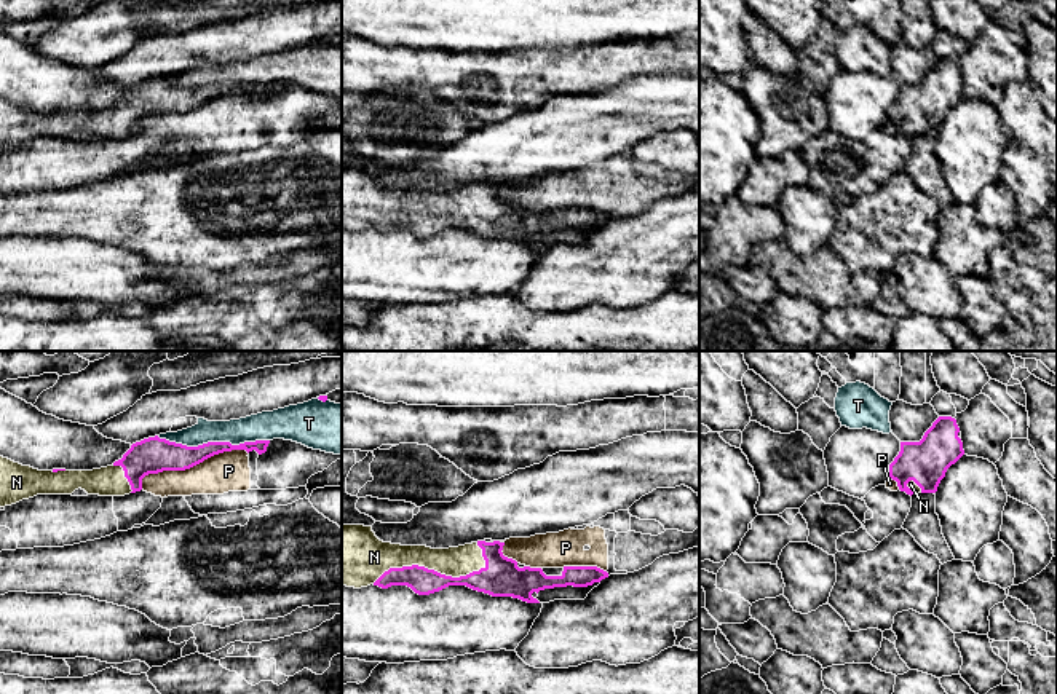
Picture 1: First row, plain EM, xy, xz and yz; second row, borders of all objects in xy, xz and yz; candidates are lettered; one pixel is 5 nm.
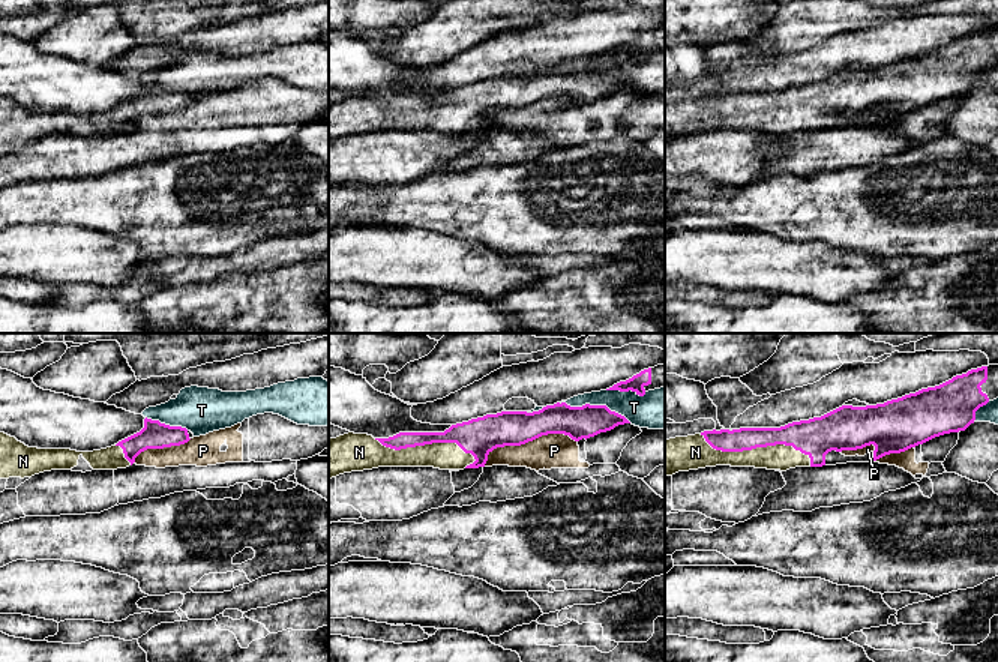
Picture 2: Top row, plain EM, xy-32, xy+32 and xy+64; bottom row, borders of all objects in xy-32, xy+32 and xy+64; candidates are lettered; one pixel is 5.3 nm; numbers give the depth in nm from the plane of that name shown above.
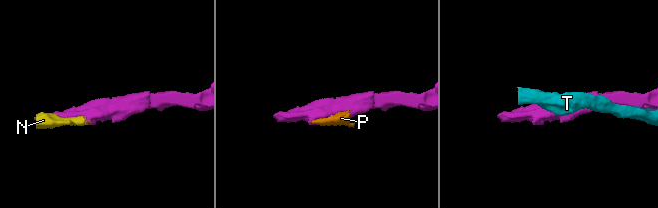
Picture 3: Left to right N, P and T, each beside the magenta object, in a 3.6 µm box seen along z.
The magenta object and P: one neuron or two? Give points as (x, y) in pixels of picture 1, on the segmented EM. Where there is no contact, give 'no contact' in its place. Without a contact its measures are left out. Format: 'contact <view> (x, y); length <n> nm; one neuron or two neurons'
contact xy (190, 466); length 550 nm; two neurons

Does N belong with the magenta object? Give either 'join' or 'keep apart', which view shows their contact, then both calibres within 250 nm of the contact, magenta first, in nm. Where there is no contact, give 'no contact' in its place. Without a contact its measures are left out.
join | xz | 140/150 nm

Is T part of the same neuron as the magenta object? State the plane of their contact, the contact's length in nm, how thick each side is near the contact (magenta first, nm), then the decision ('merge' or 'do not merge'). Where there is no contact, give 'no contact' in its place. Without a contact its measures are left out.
xy | 550 nm | 150/130 nm | do not merge

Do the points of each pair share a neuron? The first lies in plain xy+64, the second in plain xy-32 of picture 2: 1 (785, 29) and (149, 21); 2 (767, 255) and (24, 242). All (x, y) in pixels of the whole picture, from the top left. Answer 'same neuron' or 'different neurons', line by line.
1: different neurons
2: same neuron

